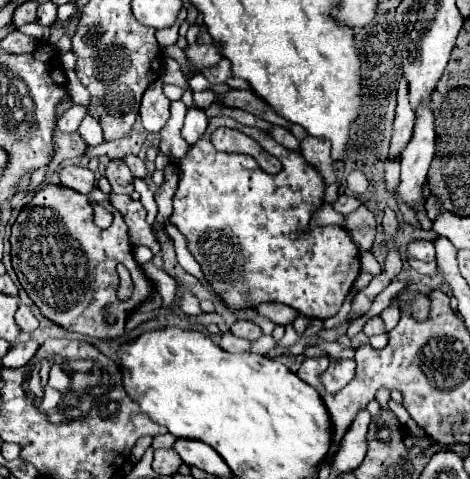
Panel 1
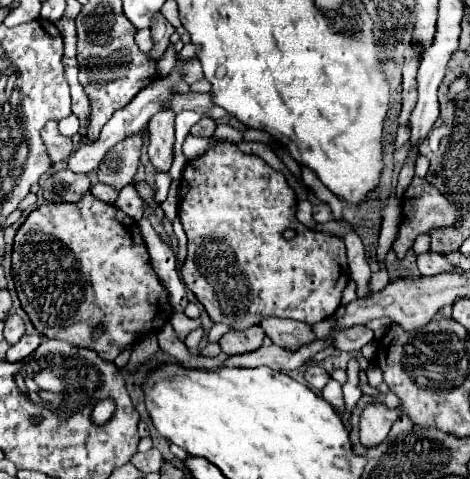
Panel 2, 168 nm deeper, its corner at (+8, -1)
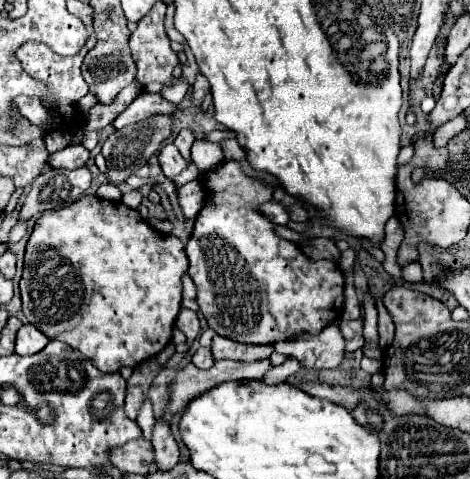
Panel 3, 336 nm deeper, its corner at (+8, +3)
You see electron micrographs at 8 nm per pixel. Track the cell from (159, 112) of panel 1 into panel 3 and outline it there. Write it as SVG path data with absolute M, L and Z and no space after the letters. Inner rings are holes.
M164 145L158 153L158 161L160 161L160 167L168 179L172 179L174 175L182 173L188 167L188 161L180 155L176 145Z

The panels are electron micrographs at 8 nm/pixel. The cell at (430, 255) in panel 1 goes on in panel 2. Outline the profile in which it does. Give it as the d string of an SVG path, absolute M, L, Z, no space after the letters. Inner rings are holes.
M432 251L420 253L420 255L416 257L416 263L418 263L418 269L420 269L420 273L422 273L424 277L444 273L444 271L448 271L448 269L452 267L440 253L432 253Z

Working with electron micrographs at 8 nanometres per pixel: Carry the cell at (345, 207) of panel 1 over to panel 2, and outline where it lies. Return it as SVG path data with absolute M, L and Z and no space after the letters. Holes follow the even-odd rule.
M316 203L316 205L314 205L314 219L316 219L318 223L330 221L330 219L332 219L332 209L330 209L330 205L326 205L326 203Z

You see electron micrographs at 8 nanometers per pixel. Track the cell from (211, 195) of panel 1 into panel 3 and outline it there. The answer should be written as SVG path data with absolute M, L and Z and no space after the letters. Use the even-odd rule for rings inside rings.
M224 161L220 163L218 167L214 167L212 171L208 171L206 175L206 193L208 193L208 199L194 223L194 231L192 231L192 237L186 245L186 253L188 253L188 259L190 259L190 269L188 269L188 275L192 277L192 281L196 283L196 289L198 289L198 305L200 305L200 311L202 315L206 317L208 321L208 327L214 329L218 335L222 337L228 337L228 339L234 339L238 343L252 343L252 345L264 345L264 343L278 343L278 341L284 341L284 339L294 339L296 333L320 333L328 323L334 323L338 321L340 313L342 313L342 301L344 301L344 275L340 271L340 267L334 263L334 261L310 261L308 257L304 257L304 253L300 251L298 245L290 243L290 241L284 241L280 239L276 233L274 233L274 223L270 223L264 215L260 215L258 211L258 205L266 203L272 199L272 189L256 179L248 179L242 171L240 171L240 165L236 161Z

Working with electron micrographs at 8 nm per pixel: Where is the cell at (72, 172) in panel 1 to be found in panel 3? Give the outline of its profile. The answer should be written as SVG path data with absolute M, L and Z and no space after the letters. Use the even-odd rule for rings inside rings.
M86 167L80 169L46 169L30 187L22 211L20 221L30 219L42 211L54 211L78 201L84 191L90 187L90 171Z

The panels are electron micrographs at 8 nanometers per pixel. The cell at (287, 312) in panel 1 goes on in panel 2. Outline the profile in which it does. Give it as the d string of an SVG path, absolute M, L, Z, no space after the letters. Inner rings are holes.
M264 317L260 321L260 327L264 327L266 335L276 343L286 349L298 349L304 343L314 341L314 333L310 325L294 321L294 319L280 319L280 317Z

